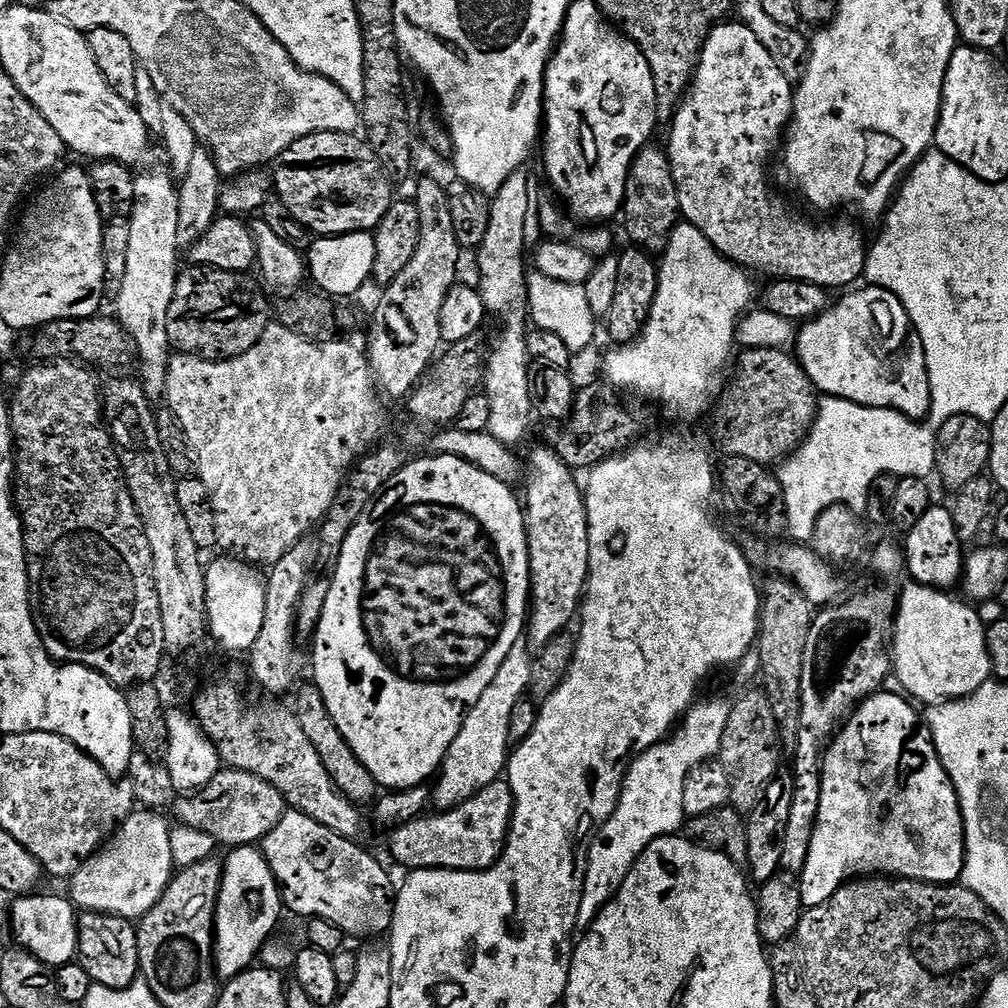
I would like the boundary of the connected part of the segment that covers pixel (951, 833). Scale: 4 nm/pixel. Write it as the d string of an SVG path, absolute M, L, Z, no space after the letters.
M881 690L861 700L856 705L855 712L848 717L846 723L824 749L820 766L822 800L818 802L818 818L814 838L810 842L810 854L806 858L806 866L798 880L800 901L804 903L805 909L816 908L822 902L826 902L840 887L849 883L853 878L872 878L877 874L883 874L888 878L917 880L923 884L955 884L960 880L964 869L964 819L960 813L960 799L938 758L932 741L932 731L926 726L921 713L919 716L911 708L913 705L903 695L895 696L894 693L888 691Z

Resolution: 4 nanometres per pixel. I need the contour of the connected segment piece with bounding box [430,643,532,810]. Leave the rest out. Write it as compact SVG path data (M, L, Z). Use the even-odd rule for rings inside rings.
M523 643L514 645L510 654L506 654L506 662L502 662L498 674L494 674L490 686L486 686L482 698L478 698L478 702L468 709L458 730L458 738L444 755L444 762L438 769L430 792L431 803L437 809L457 808L495 780L501 779L510 755L510 713L519 700L525 699L531 665L529 649Z

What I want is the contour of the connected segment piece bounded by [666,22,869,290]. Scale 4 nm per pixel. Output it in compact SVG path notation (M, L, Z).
M721 22L717 24L711 34L706 38L704 48L700 51L700 60L696 63L696 74L692 77L692 83L684 99L681 100L680 107L676 109L676 114L670 121L670 127L672 129L668 132L666 151L668 153L668 161L672 163L672 173L676 179L680 216L687 223L694 225L725 258L731 260L737 266L743 266L748 270L761 268L764 272L773 272L771 275L776 278L810 282L811 284L817 284L829 290L844 287L844 289L847 289L849 286L857 283L857 281L855 282L856 279L859 281L863 277L864 264L868 260L869 245L867 243L864 244L864 236L860 233L859 226L851 224L848 220L838 221L836 228L815 228L814 225L807 224L804 220L795 220L794 217L787 216L776 205L776 200L772 197L772 188L768 185L768 163L771 162L772 155L775 152L777 155L778 149L785 139L788 125L792 123L794 84L793 81L786 78L786 74L782 74L782 70L778 70L778 62L774 62L774 58L770 58L770 50L766 50L766 46L762 46L762 42L758 42L758 38L754 38L754 34L745 24L739 22L733 22L733 24L728 23Z

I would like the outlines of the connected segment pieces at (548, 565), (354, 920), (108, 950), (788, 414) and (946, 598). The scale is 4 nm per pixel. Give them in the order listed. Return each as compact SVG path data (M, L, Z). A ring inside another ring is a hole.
M551 447L536 448L532 452L532 457L529 458L528 464L526 460L526 476L528 472L528 504L524 508L524 526L528 533L528 574L530 577L530 607L526 613L526 644L529 649L539 650L546 646L546 642L550 642L550 638L561 635L565 631L564 628L568 623L577 619L578 613L582 607L584 599L584 585L588 582L588 561L582 558L582 545L585 543L586 536L582 531L582 526L587 525L588 511L584 505L584 492L576 485L573 469L562 462L560 455Z
M285 811L283 818L264 835L264 864L273 871L277 886L280 888L282 904L285 909L297 912L303 918L315 918L334 922L344 931L345 937L380 938L391 929L393 889L388 889L388 872L368 852L359 848L359 843L326 830L314 818L301 812Z
M84 912L77 919L77 928L77 959L86 974L90 974L93 984L101 984L112 991L122 991L138 979L138 938L135 925L131 921L104 913Z
M745 348L739 353L740 361L739 356L735 361L736 377L721 396L719 393L718 403L714 408L714 420L724 420L724 424L732 424L732 436L723 436L717 443L716 448L719 448L721 455L744 457L772 466L772 463L775 465L791 455L812 429L812 423L816 420L818 393L797 357L792 357L790 353L791 351L783 348Z
M908 582L908 585L900 592L900 605L896 610L894 608L894 623L890 628L894 680L905 688L903 691L913 701L921 700L924 706L973 696L993 679L985 621L980 621L980 616L972 609L975 607L971 603L960 600L955 600L947 591L927 588L925 584Z

